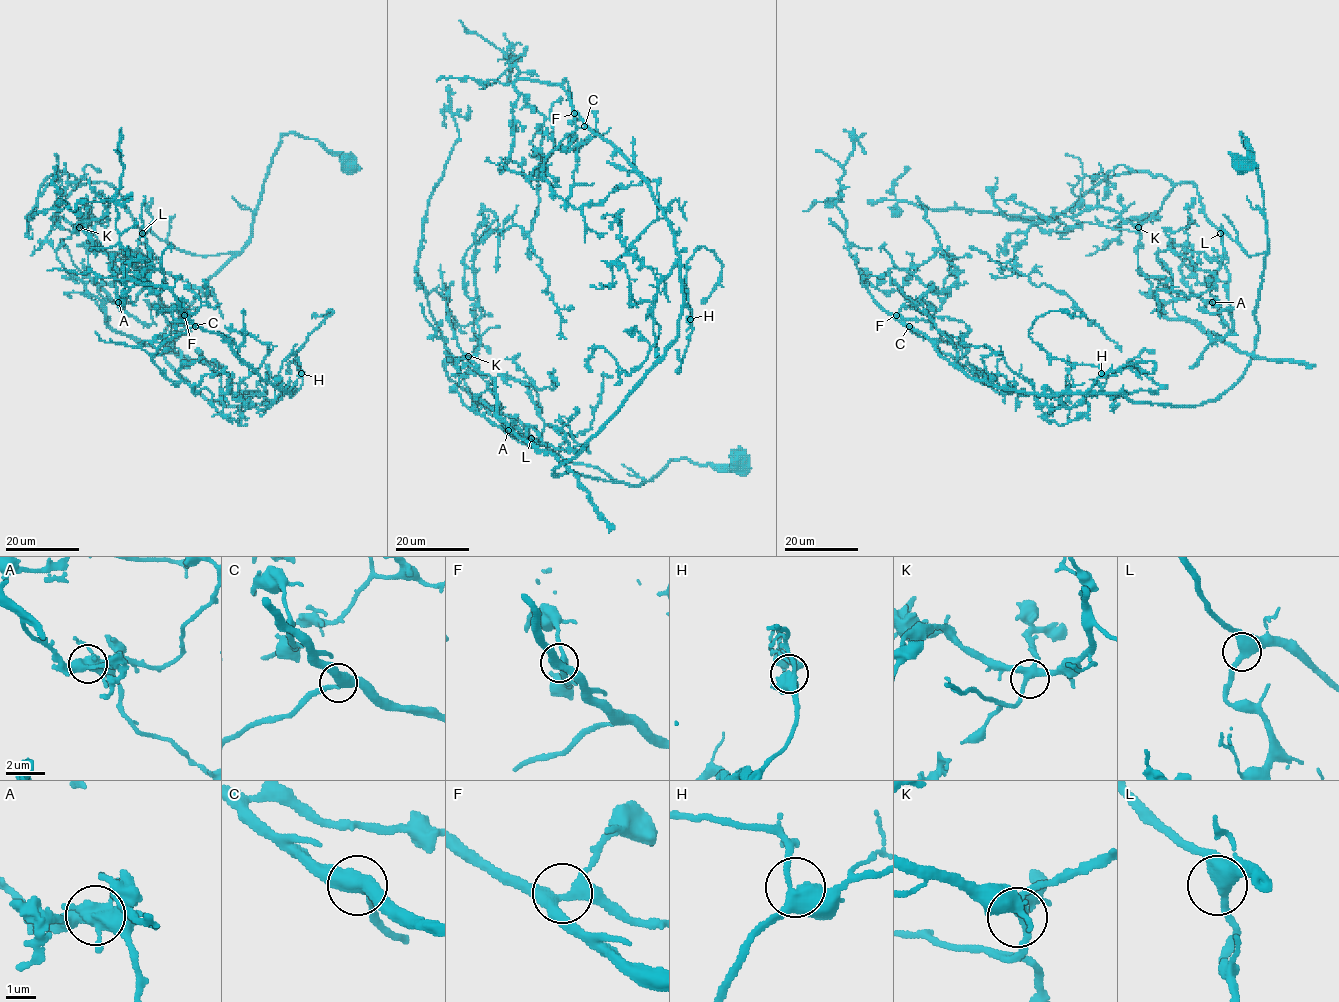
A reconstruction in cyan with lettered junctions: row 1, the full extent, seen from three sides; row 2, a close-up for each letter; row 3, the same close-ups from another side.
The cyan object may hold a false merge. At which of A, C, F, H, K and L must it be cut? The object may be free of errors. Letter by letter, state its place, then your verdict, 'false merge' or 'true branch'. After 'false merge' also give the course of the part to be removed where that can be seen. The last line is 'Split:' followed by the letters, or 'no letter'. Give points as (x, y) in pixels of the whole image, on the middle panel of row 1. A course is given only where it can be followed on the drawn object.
A: place (508, 430); false merge; course (508, 430), (496, 413), (499, 406), (493, 380), (496, 414), (519, 437), (552, 453), (574, 474), (609, 532)
C: place (584, 126); true branch
F: place (574, 113); true branch
H: place (690, 319); true branch
K: place (468, 356); true branch
L: place (531, 438); true branch
Split: A

